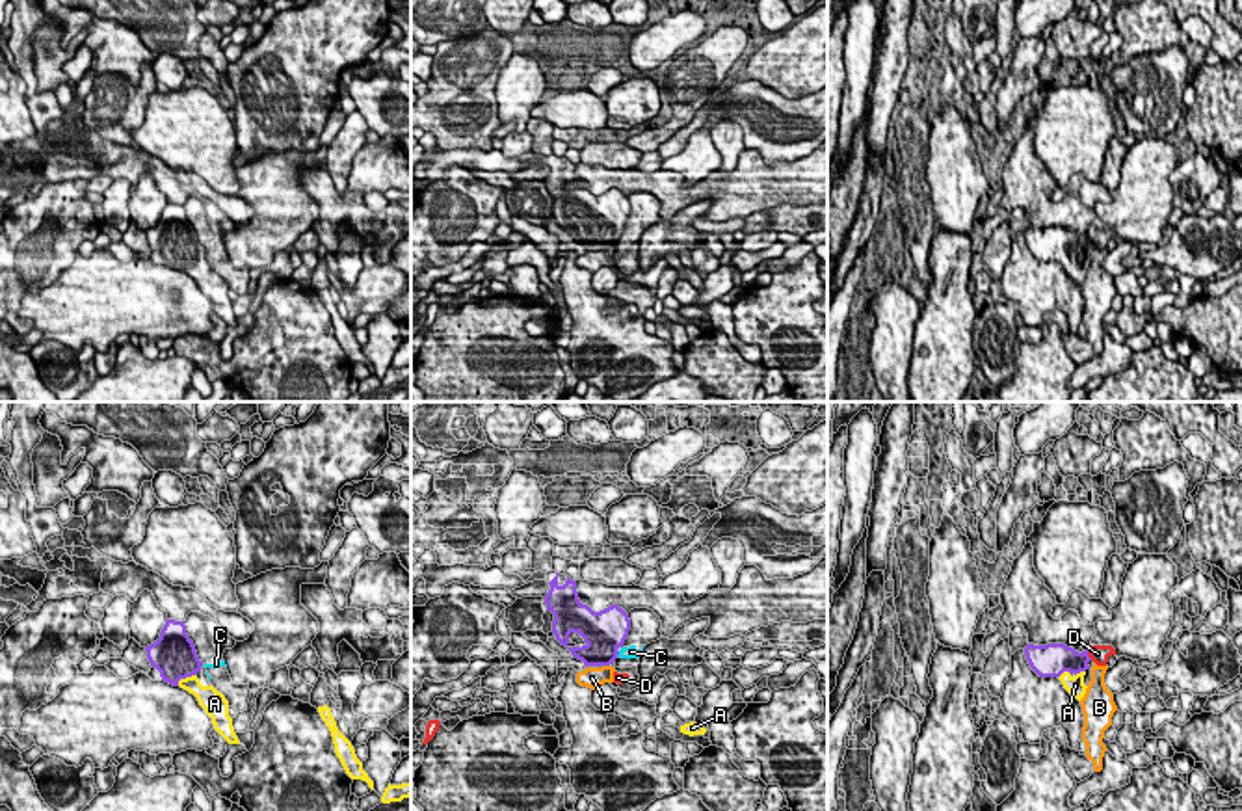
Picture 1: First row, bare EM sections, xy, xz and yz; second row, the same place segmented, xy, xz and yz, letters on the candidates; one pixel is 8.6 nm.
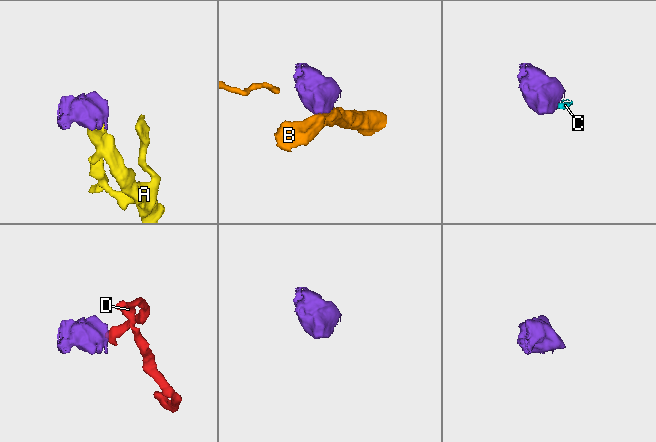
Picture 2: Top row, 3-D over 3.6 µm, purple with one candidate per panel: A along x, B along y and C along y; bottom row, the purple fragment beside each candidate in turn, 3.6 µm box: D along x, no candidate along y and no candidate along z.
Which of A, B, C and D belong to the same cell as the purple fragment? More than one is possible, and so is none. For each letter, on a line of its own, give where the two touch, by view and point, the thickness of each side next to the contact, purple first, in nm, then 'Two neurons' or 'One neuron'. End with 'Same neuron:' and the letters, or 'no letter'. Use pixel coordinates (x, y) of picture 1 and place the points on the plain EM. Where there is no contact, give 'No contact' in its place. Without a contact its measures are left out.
A: Touches purple at xy (184, 261). Thickness 380 nm (purple) against 190 nm. One neuron
B: Touches purple at xz (607, 248). Thickness 320 nm (purple) against 190 nm. Two neurons
C: Touches purple at xz (618, 237). Thickness 360 nm (purple) against 100 nm. Two neurons
D: Touches purple at yz (1086, 237). Thickness 260 nm (purple) against 160 nm. Two neurons
Same neuron: A

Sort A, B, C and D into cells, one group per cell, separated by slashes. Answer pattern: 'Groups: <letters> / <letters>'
Groups: A / B / C D

